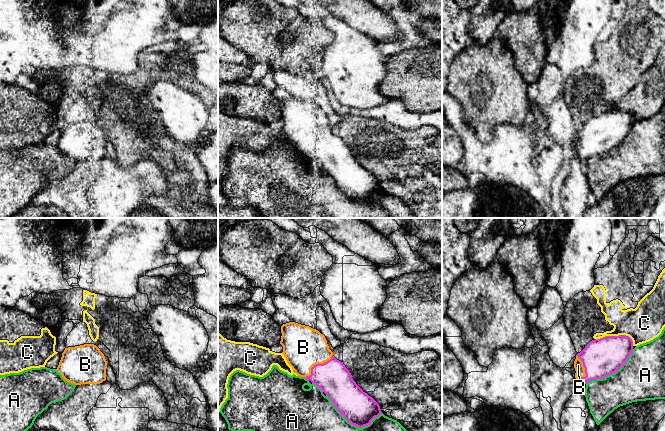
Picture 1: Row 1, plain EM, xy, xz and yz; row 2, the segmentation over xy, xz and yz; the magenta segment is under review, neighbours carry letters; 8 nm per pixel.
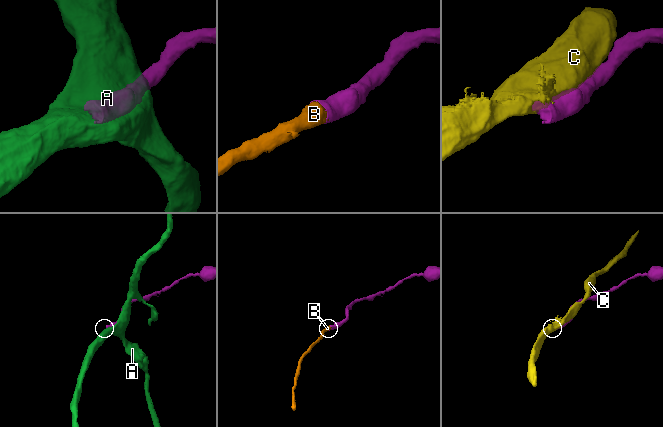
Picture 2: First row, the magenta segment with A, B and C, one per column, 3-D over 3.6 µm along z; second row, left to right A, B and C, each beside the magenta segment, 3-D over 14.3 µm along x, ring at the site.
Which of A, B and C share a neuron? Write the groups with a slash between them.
A / B / C

